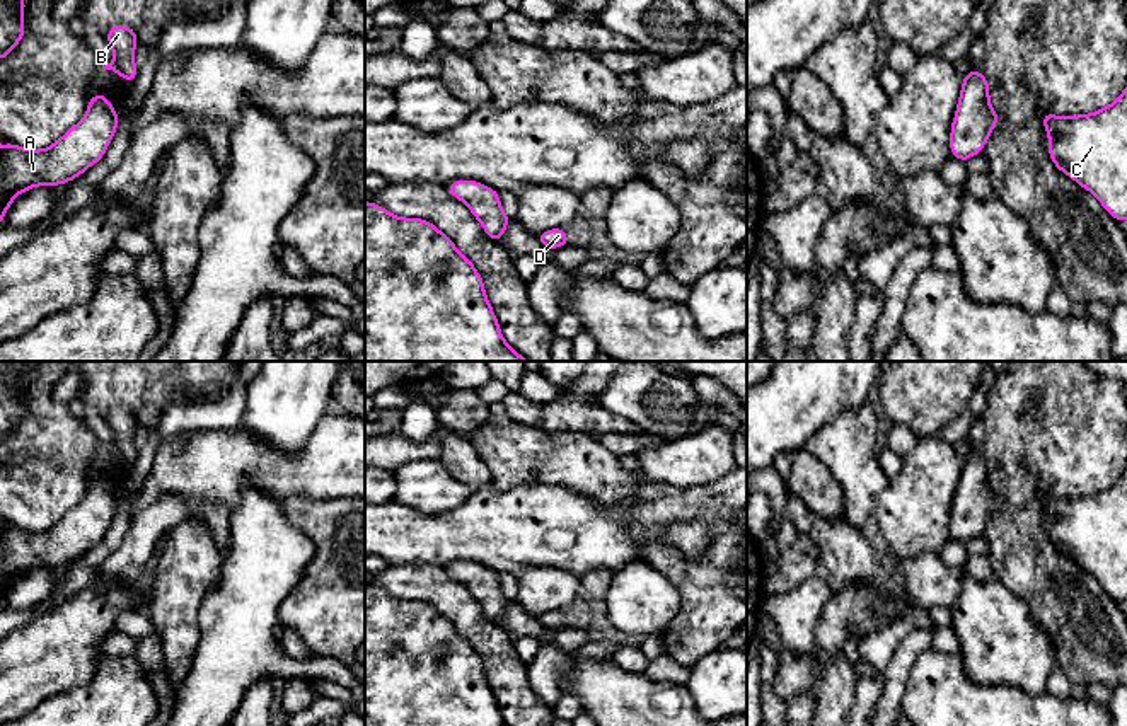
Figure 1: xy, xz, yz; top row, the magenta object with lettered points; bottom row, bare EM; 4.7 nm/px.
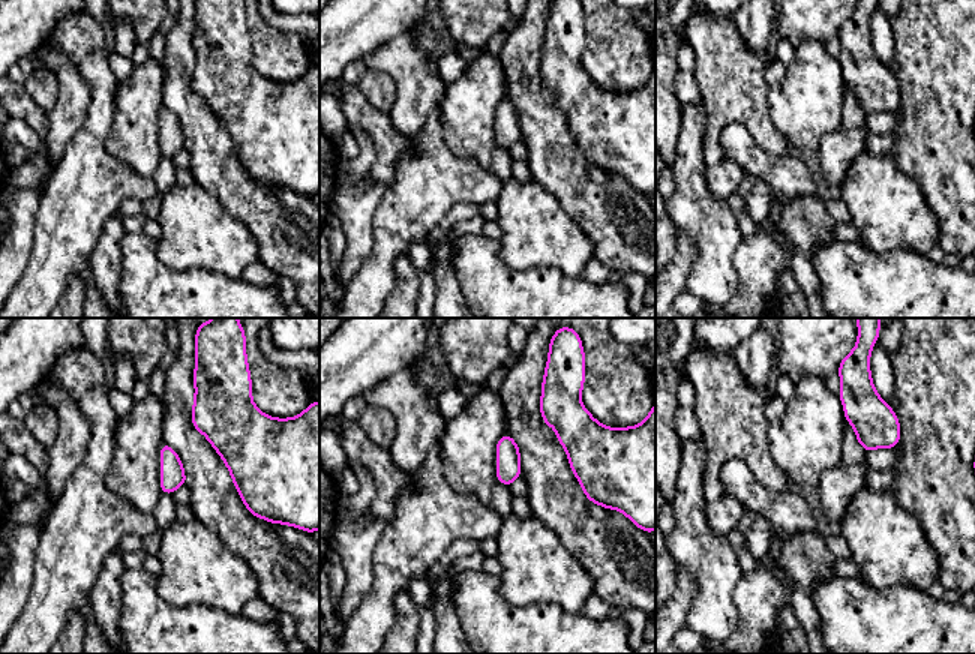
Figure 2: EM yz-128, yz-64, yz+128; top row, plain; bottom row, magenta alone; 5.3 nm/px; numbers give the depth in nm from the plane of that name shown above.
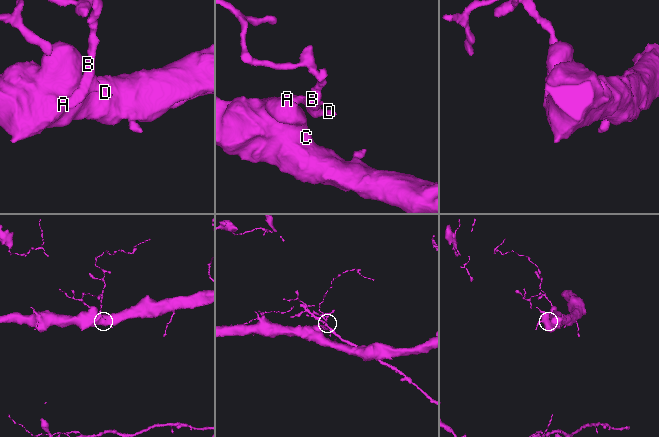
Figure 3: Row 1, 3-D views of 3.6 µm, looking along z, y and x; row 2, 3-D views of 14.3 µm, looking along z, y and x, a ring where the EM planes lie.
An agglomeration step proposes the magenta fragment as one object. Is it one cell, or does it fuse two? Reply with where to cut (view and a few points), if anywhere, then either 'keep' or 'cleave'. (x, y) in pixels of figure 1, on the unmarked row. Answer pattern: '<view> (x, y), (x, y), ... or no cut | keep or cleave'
no cut | keep

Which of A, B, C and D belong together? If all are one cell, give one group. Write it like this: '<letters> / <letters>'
A B C D

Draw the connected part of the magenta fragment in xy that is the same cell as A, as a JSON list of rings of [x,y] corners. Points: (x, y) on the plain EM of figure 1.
[[[102,475],[89,482],[80,504],[44,532],[14,525],[0,528],[0,607],[19,574],[34,568],[58,568],[99,544],[119,506],[113,484]]]

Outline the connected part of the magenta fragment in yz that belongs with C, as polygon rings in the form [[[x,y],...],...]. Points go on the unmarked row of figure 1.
[[[1127,469],[1115,484],[1096,494],[1069,499],[1043,494],[1042,501],[1050,518],[1049,537],[1055,549],[1093,574],[1117,603],[1127,600]]]

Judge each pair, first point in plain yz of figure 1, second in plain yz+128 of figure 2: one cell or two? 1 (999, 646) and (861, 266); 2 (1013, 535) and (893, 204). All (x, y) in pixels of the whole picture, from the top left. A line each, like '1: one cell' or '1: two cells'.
1: two cells
2: two cells

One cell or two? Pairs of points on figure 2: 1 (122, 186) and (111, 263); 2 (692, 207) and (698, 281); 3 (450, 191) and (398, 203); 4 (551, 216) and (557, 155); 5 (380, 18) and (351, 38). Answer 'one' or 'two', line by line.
1: two
2: one
3: one
4: two
5: one

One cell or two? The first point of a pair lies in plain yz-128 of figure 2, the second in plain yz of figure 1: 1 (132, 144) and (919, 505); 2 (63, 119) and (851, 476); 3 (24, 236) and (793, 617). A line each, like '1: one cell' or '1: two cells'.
1: one cell
2: one cell
3: one cell

